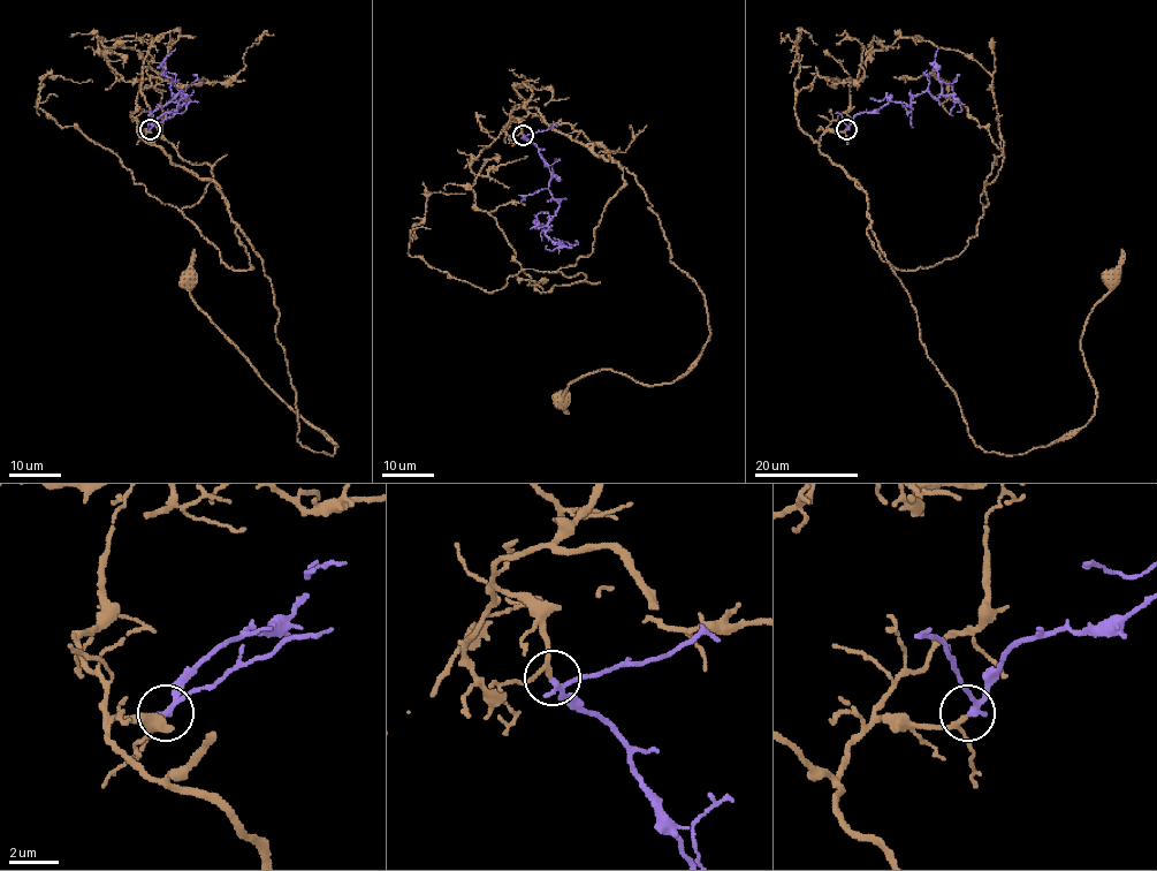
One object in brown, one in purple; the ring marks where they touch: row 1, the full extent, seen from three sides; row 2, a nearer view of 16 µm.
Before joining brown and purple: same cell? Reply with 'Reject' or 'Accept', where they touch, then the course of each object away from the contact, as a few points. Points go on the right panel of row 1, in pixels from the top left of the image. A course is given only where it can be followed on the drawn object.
Accept. Place: (846, 129). Course of brown: (845, 130), (819, 149), (866, 194), (927, 356), (988, 452), (1050, 446), (1094, 416), (1081, 336), (1114, 278). Course of purple: (845, 128), (860, 113), (876, 112), (889, 101), (908, 105), (927, 91), (923, 72), (933, 72), (938, 48)

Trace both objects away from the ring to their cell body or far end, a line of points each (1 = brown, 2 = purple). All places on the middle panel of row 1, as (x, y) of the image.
1: (522, 134), (510, 112), (534, 107), (634, 175), (708, 318), (701, 357), (671, 383), (600, 370), (561, 403)
2: (522, 134), (549, 169), (548, 190), (558, 207), (547, 218), (547, 213), (535, 216), (537, 224), (548, 227)

